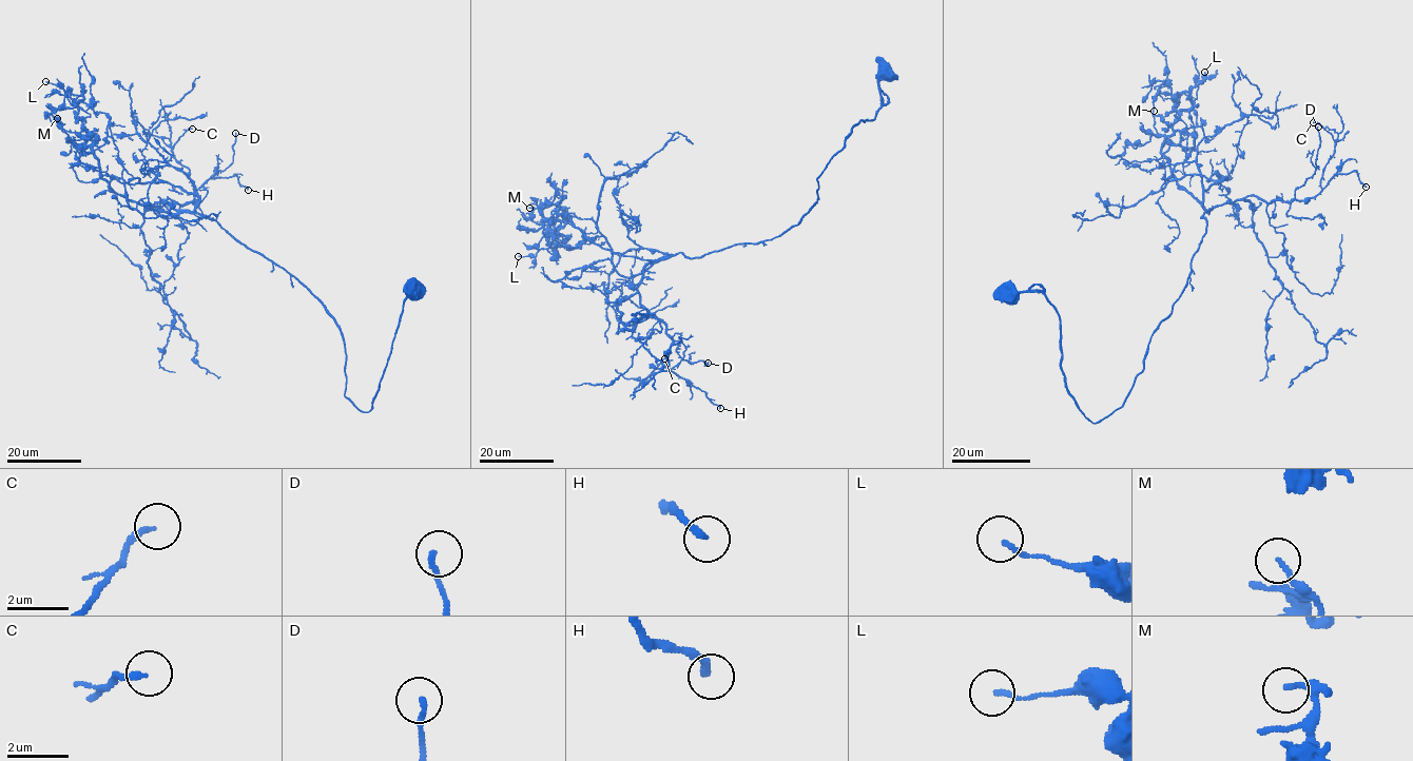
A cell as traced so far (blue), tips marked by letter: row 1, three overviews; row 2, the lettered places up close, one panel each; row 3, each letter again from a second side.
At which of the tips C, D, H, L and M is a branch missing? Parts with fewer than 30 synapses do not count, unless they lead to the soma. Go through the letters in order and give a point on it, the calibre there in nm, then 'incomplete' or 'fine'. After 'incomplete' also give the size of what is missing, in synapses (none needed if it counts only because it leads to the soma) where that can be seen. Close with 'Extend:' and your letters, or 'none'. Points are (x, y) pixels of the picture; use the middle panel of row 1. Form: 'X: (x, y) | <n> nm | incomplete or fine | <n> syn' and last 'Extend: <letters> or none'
C: (664, 358) | 170 nm | fine
D: (708, 363) | 180 nm | fine
H: (720, 408) | 240 nm | incomplete | 40 syn
L: (518, 256) | 140 nm | fine
M: (529, 208) | 140 nm | fine
Extend: H

